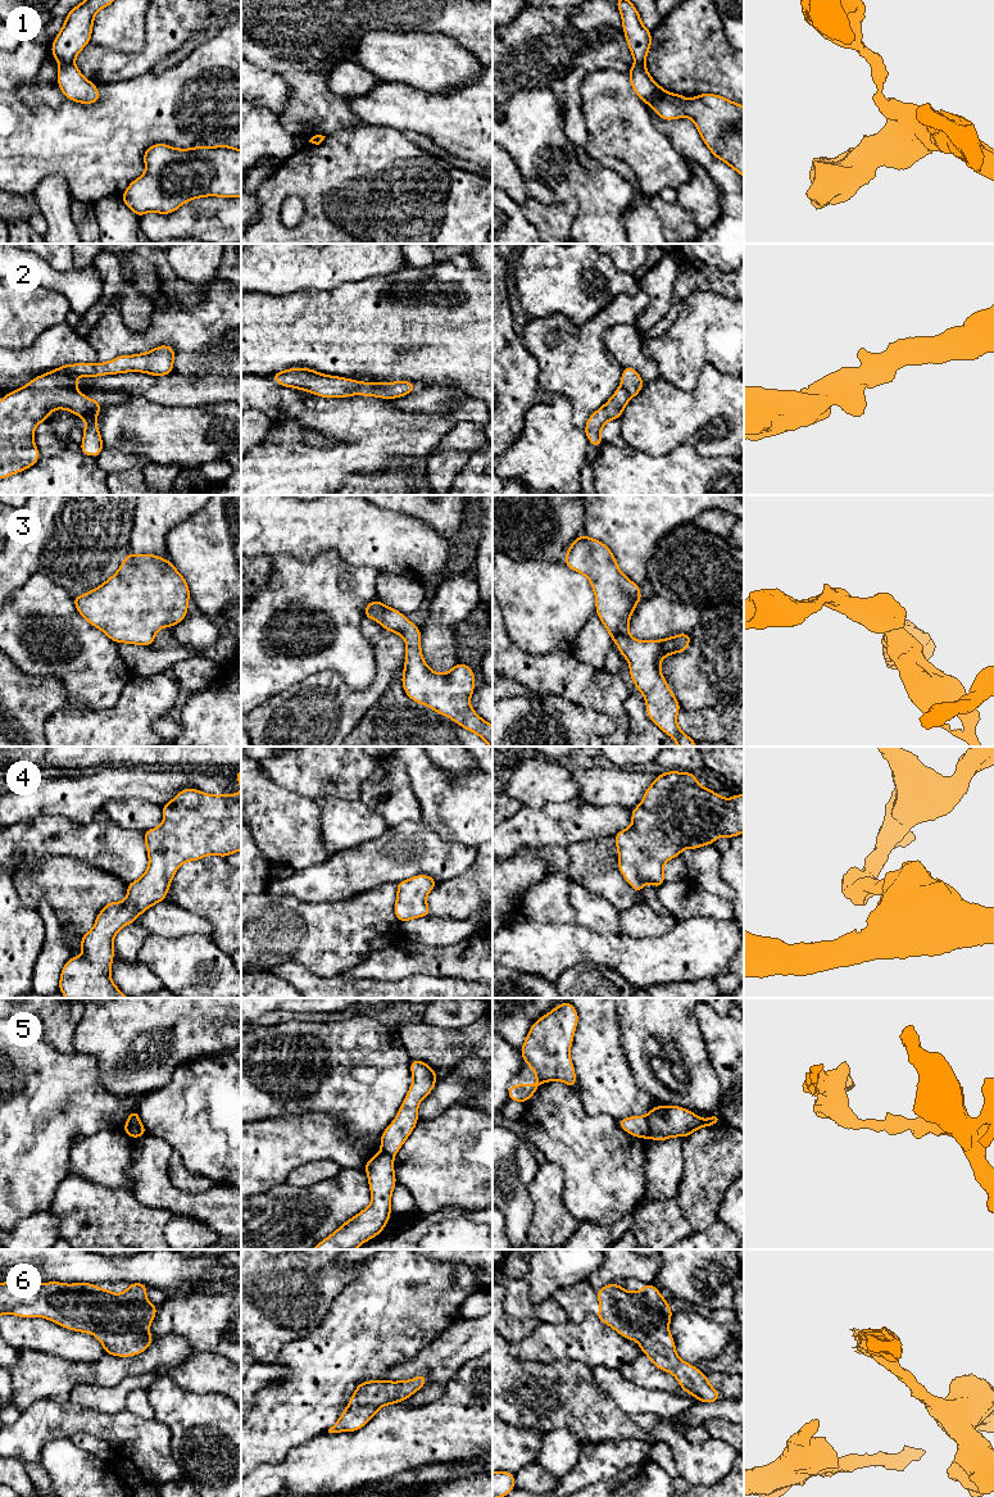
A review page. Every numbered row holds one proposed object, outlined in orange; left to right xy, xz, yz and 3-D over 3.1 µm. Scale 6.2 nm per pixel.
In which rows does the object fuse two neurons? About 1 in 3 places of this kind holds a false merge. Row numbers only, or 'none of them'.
1, 5

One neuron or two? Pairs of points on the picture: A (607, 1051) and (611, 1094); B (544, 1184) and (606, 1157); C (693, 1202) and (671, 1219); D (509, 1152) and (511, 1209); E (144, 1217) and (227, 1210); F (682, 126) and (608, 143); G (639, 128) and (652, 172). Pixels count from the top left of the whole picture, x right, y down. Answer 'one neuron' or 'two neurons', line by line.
A: one neuron
B: two neurons
C: two neurons
D: one neuron
E: two neurons
F: two neurons
G: one neuron

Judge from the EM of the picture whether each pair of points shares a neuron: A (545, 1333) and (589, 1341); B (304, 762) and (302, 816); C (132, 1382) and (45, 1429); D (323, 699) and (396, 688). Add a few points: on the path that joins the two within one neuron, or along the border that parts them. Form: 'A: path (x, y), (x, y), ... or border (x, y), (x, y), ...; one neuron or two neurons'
A: path (555, 1333), (570, 1332), (573, 1336), (579, 1336); one neuron
B: border (275, 784), (281, 784), (313, 801); two neurons
C: border (71, 1398), (96, 1412), (114, 1414); two neurons
D: border (400, 679), (395, 680), (367, 711); two neurons

